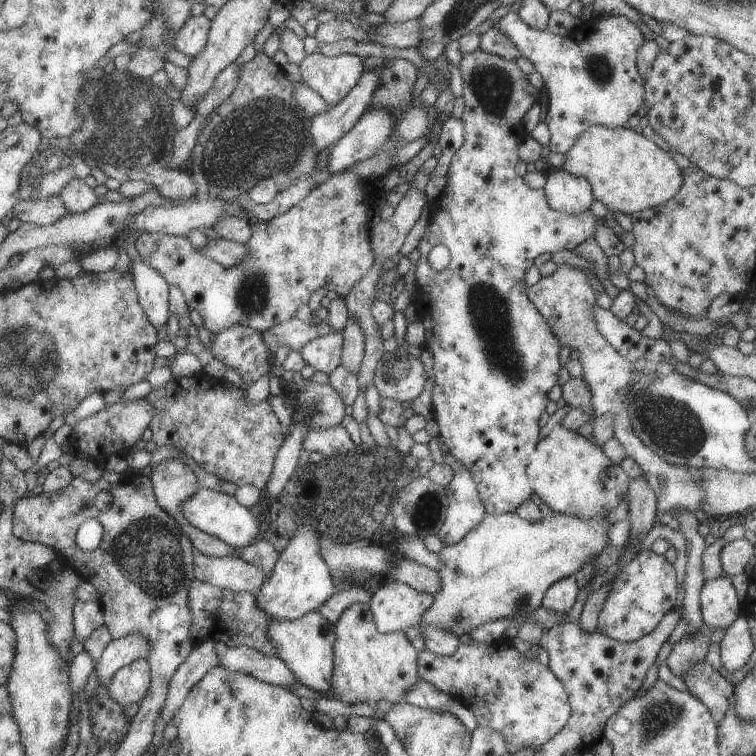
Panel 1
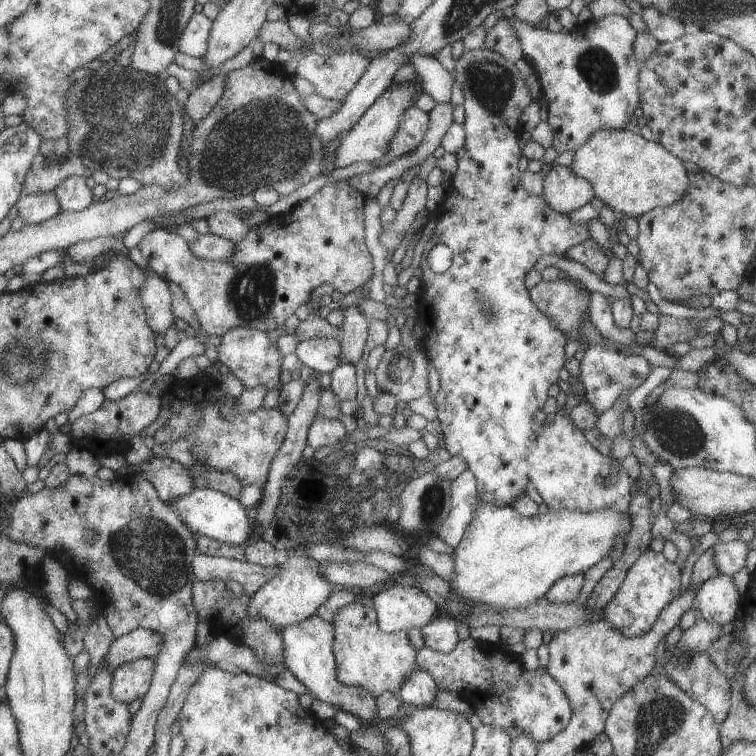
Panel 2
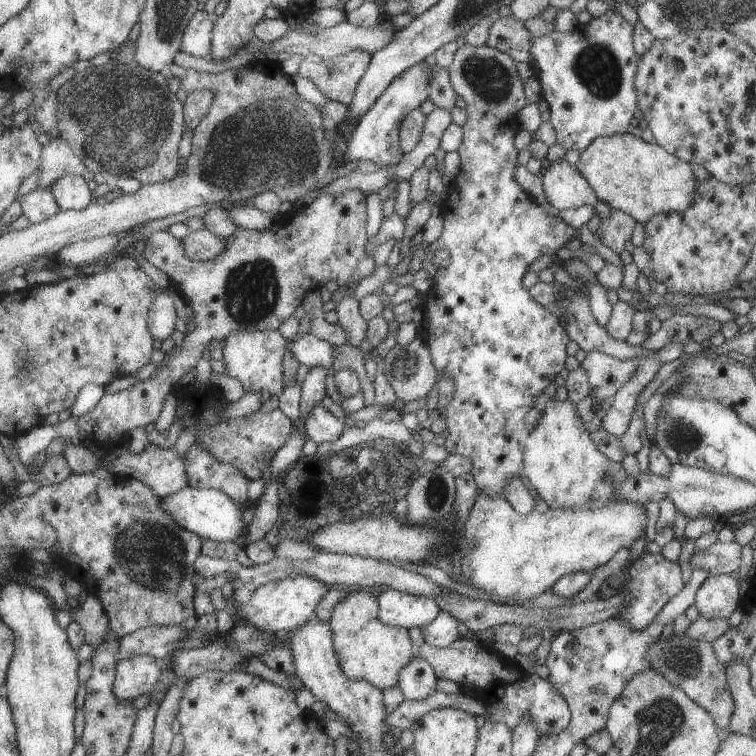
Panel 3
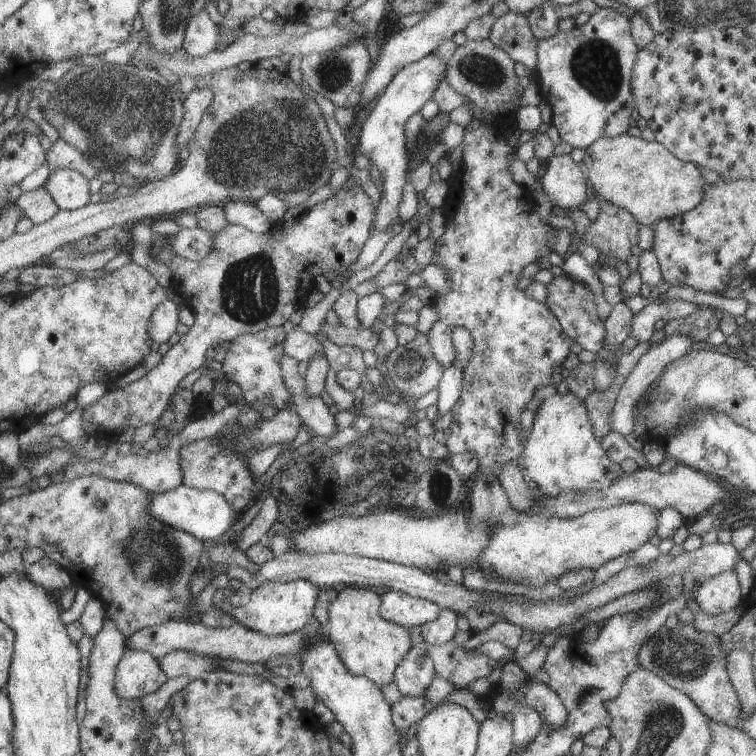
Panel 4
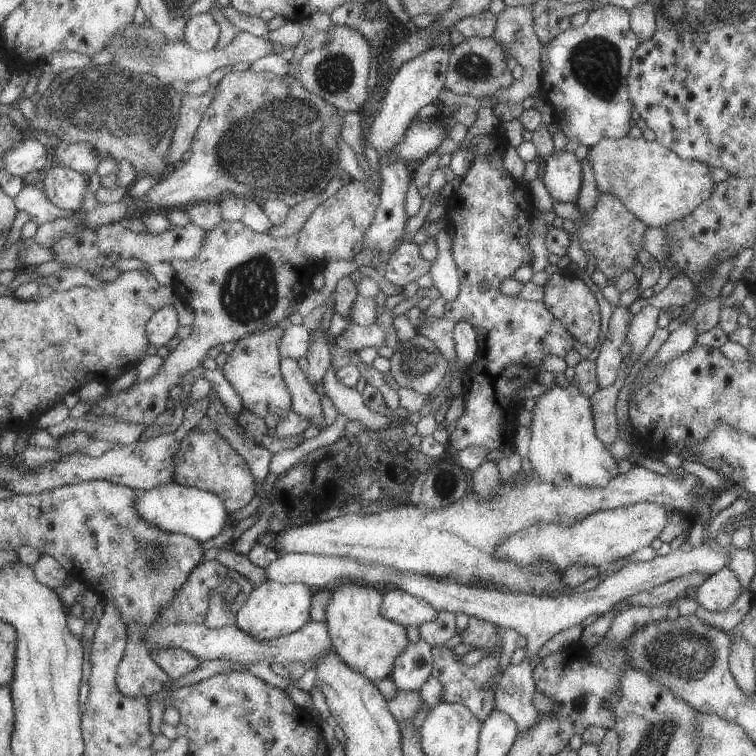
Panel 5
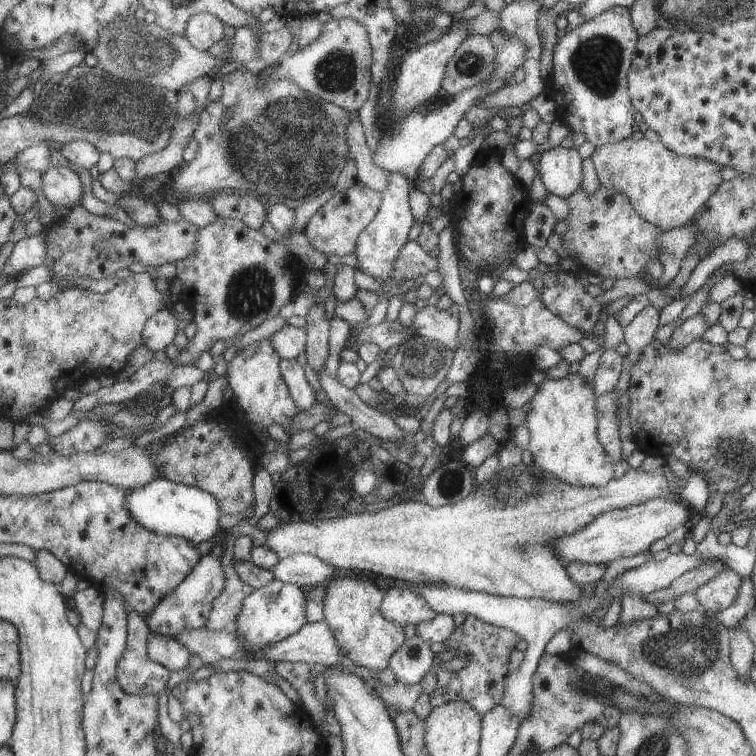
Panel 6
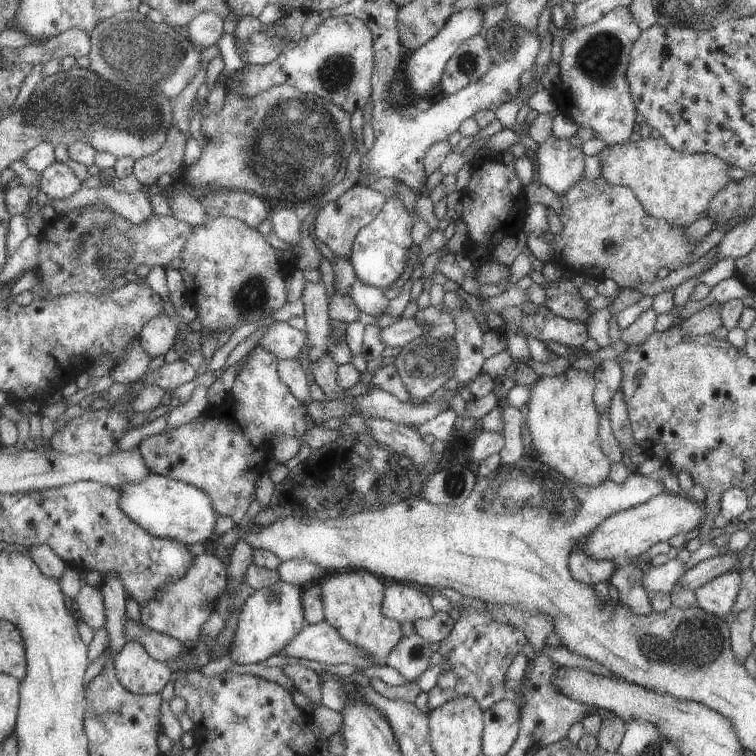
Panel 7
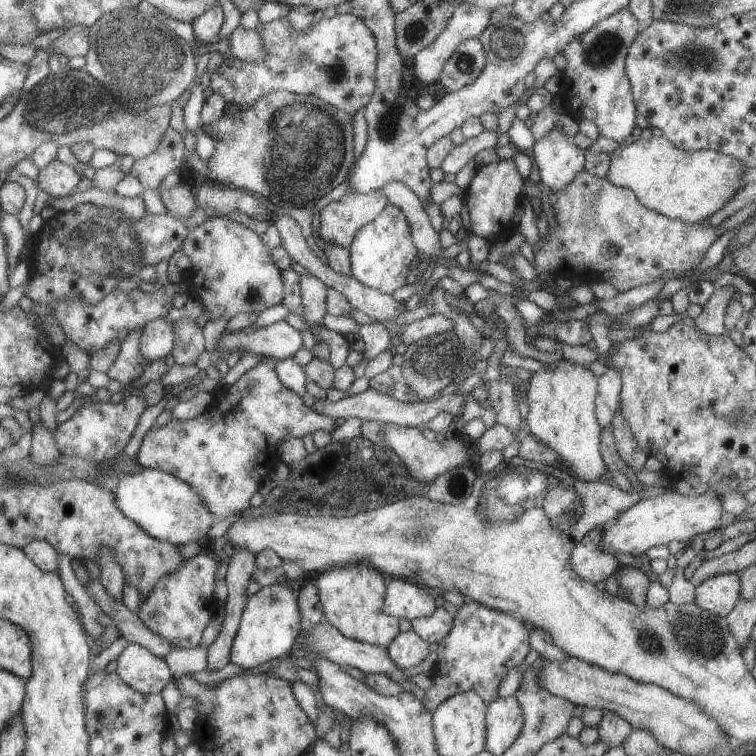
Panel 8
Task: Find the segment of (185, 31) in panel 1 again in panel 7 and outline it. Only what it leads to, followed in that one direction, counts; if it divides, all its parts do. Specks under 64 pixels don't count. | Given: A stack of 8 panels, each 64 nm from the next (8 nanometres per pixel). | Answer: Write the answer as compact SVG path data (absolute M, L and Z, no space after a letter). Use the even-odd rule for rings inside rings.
M203 11L194 16L187 24L192 45L207 48L214 46L217 39L223 34L221 29L222 17L213 11Z

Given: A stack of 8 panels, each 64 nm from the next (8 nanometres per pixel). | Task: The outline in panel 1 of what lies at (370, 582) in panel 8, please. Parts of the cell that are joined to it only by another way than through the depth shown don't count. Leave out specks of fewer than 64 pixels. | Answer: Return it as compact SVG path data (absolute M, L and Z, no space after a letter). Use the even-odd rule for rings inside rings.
M355 603L347 607L334 622L334 633L330 698L346 704L367 702L372 706L379 700L387 700L393 705L417 682L416 650L404 631L380 633L369 604Z

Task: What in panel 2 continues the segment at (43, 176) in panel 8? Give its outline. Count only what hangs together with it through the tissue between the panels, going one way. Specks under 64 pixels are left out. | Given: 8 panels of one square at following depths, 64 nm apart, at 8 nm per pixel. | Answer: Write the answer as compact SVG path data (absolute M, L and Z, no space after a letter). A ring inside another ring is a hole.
M79 175L64 178L52 191L57 197L61 211L80 211L93 202L91 189Z

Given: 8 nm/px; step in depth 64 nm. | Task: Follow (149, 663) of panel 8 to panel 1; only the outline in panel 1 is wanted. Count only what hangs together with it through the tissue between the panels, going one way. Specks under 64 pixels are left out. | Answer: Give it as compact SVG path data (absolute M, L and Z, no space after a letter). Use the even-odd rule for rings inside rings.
M146 658L122 666L108 680L110 697L120 705L139 702L150 688L150 664Z

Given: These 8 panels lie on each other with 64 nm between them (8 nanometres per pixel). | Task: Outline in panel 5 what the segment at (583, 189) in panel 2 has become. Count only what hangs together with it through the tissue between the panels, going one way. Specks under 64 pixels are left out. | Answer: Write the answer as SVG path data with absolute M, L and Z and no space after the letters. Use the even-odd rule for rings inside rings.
M554 149L544 161L545 170L543 170L541 181L543 181L543 186L553 202L578 203L578 194L582 190L581 162L577 162L573 153L564 152L562 149Z

